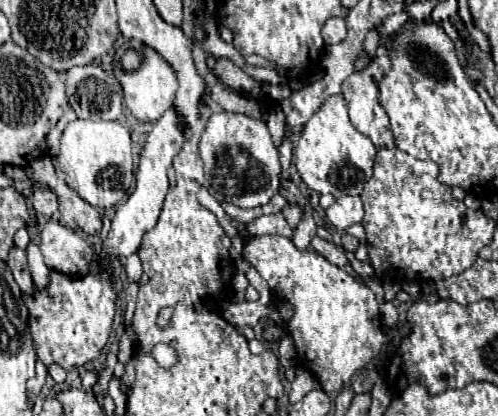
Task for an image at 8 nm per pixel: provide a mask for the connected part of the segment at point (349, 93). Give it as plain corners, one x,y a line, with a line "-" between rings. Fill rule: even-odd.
381,40
375,58
371,60
371,64
369,64
365,70
361,70
361,72
357,72
357,74
351,74
351,76
343,82
343,96
345,96
345,100
347,100
347,104
349,104
349,118
351,118
353,126
355,126
359,132
363,132
365,136
369,136
375,146
393,148
393,146
395,146
395,138
393,138
391,132
389,132
387,112
383,112
383,108
381,108
381,104
379,104
379,98
377,98
377,96
379,96
377,82
379,82
379,80
389,72
389,68
391,68
391,52
389,52
389,48
387,48
387,42
389,42
389,40

